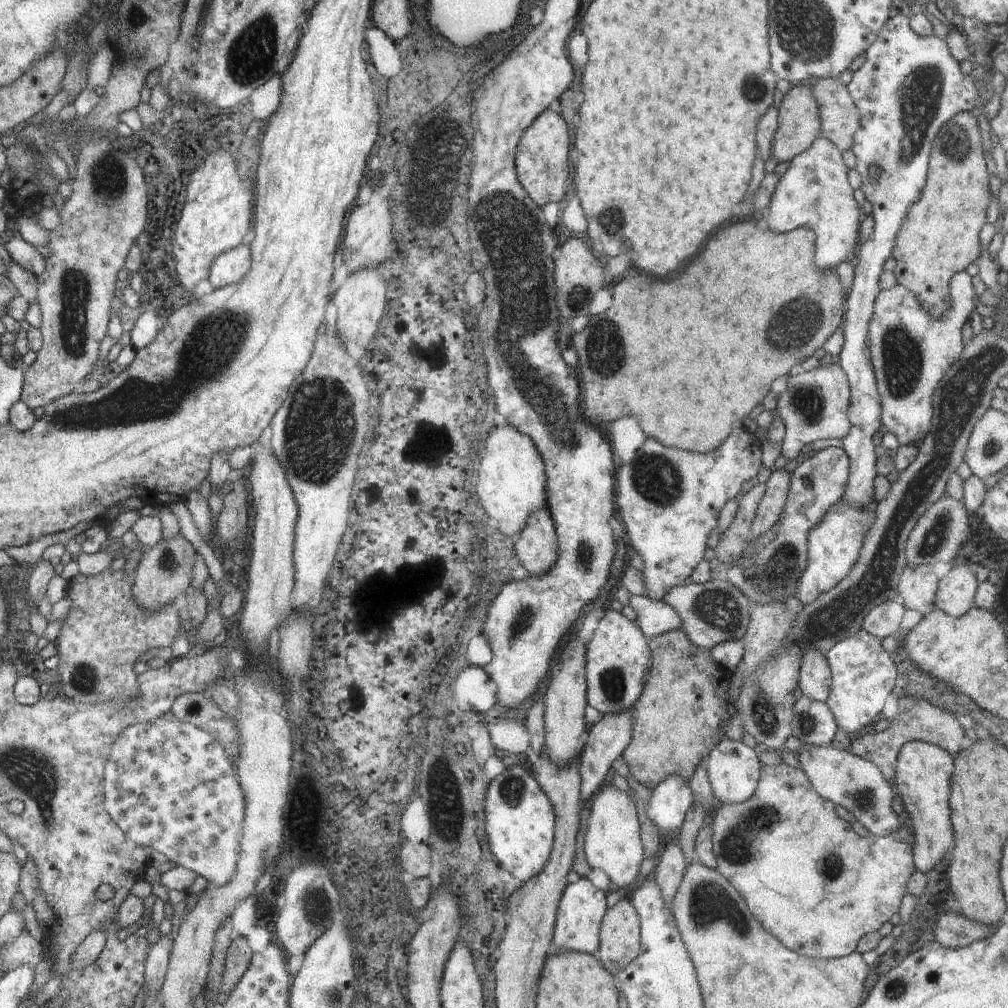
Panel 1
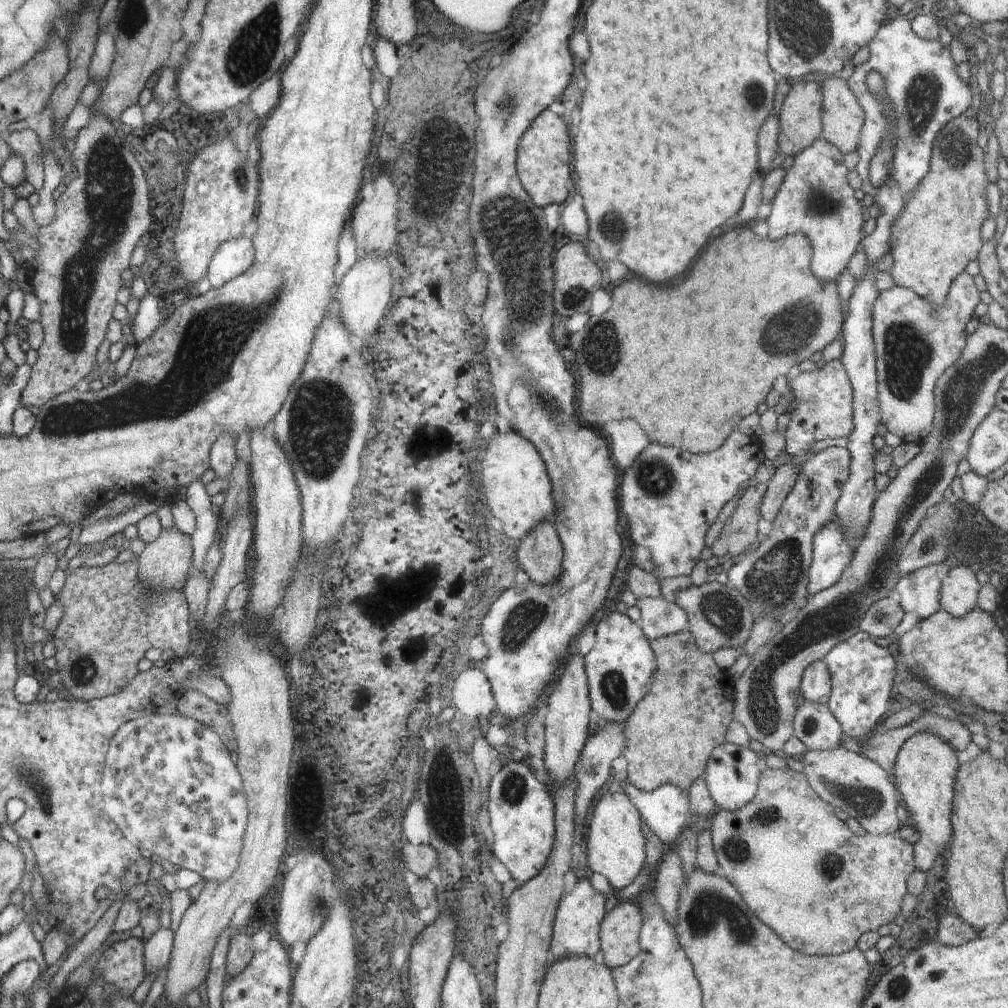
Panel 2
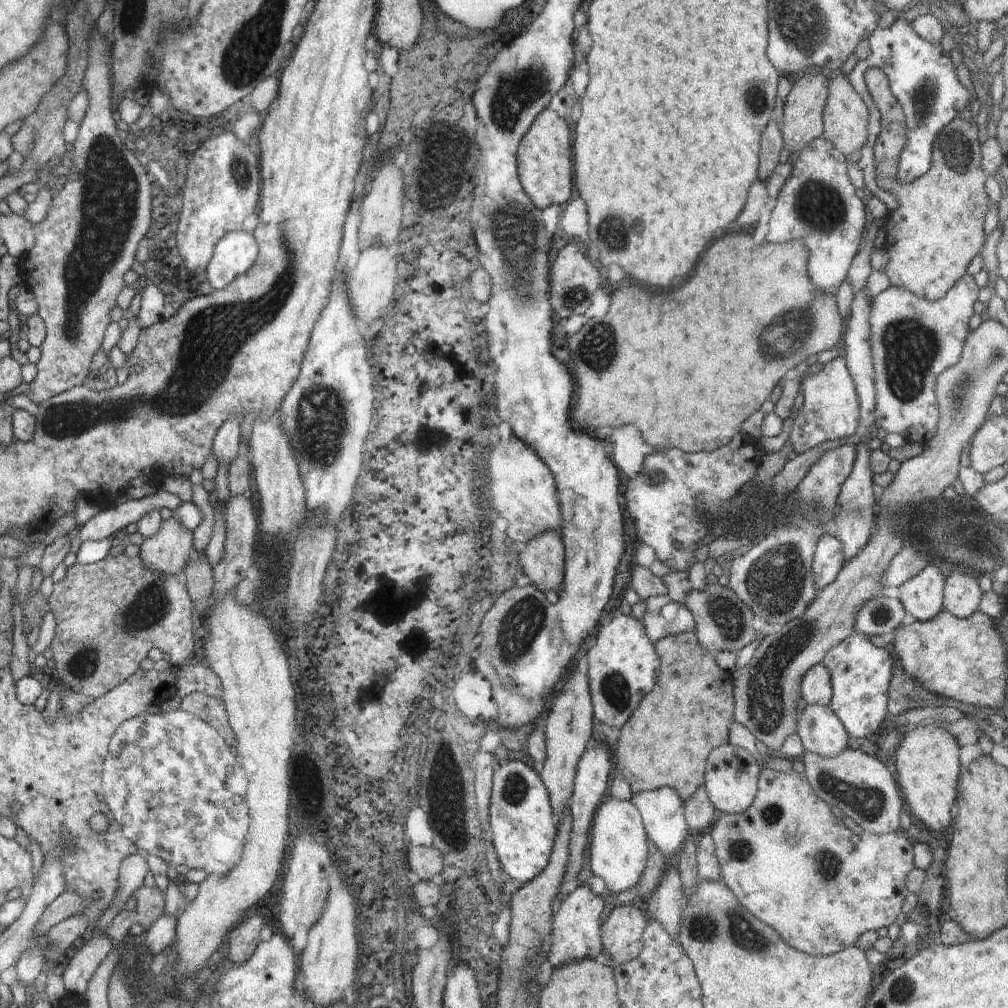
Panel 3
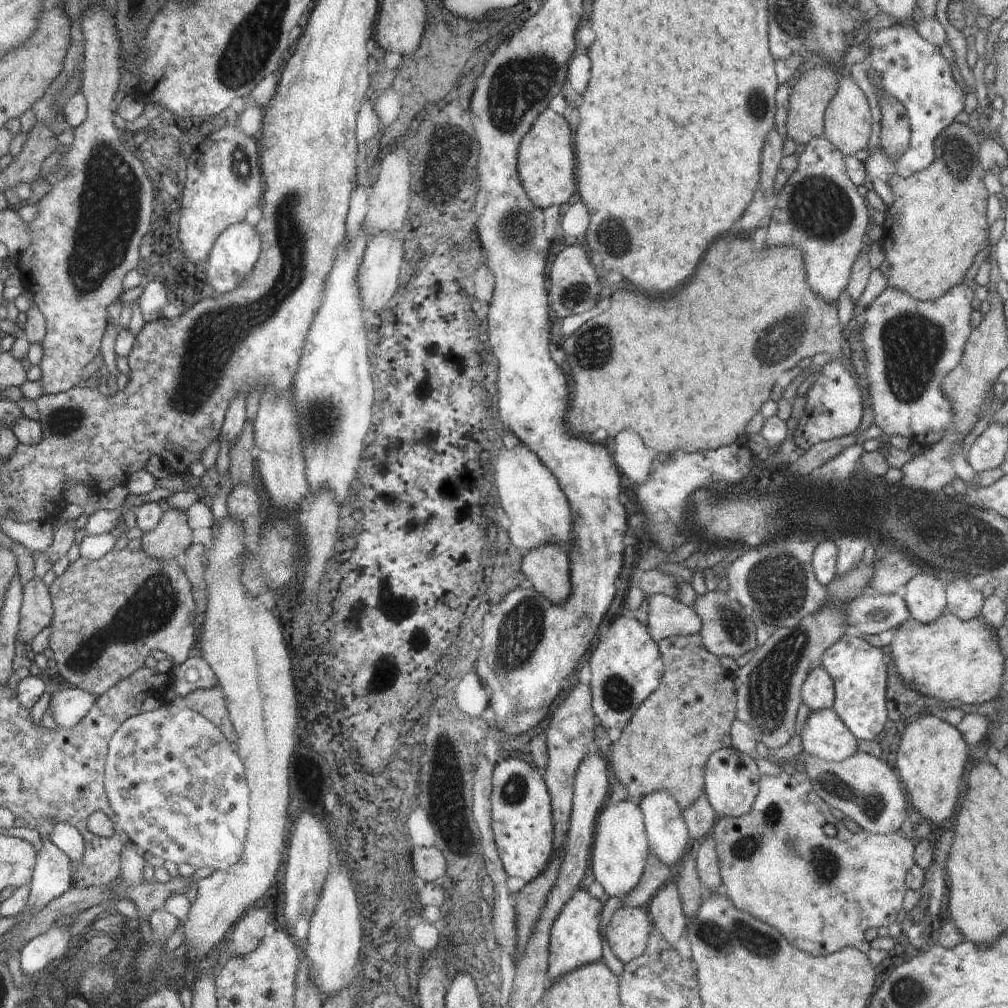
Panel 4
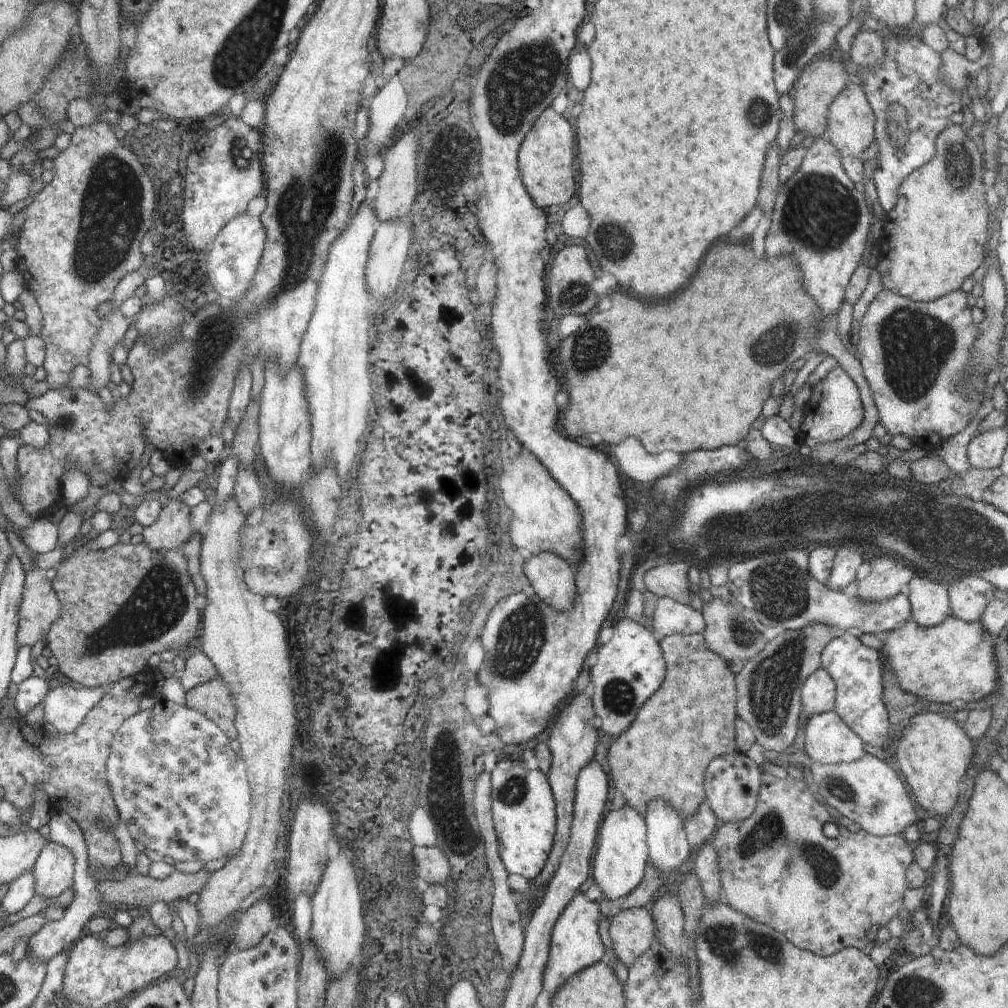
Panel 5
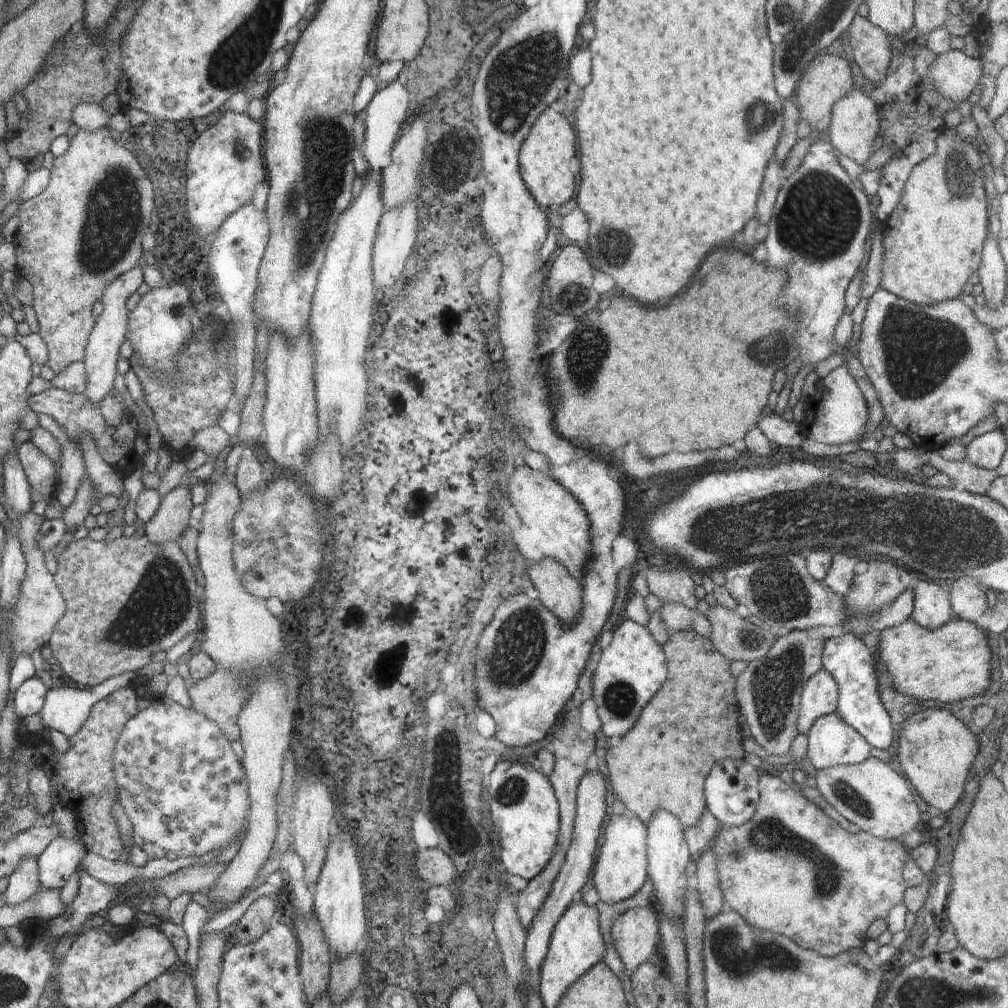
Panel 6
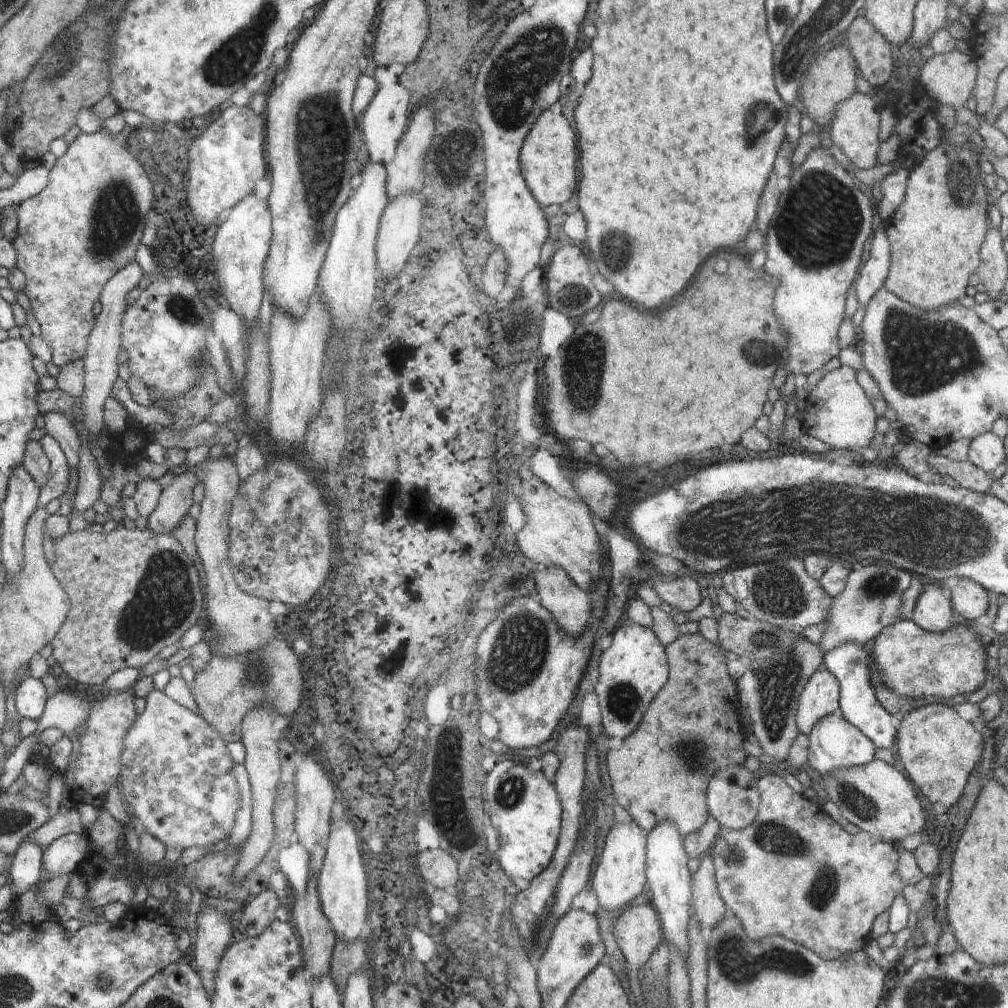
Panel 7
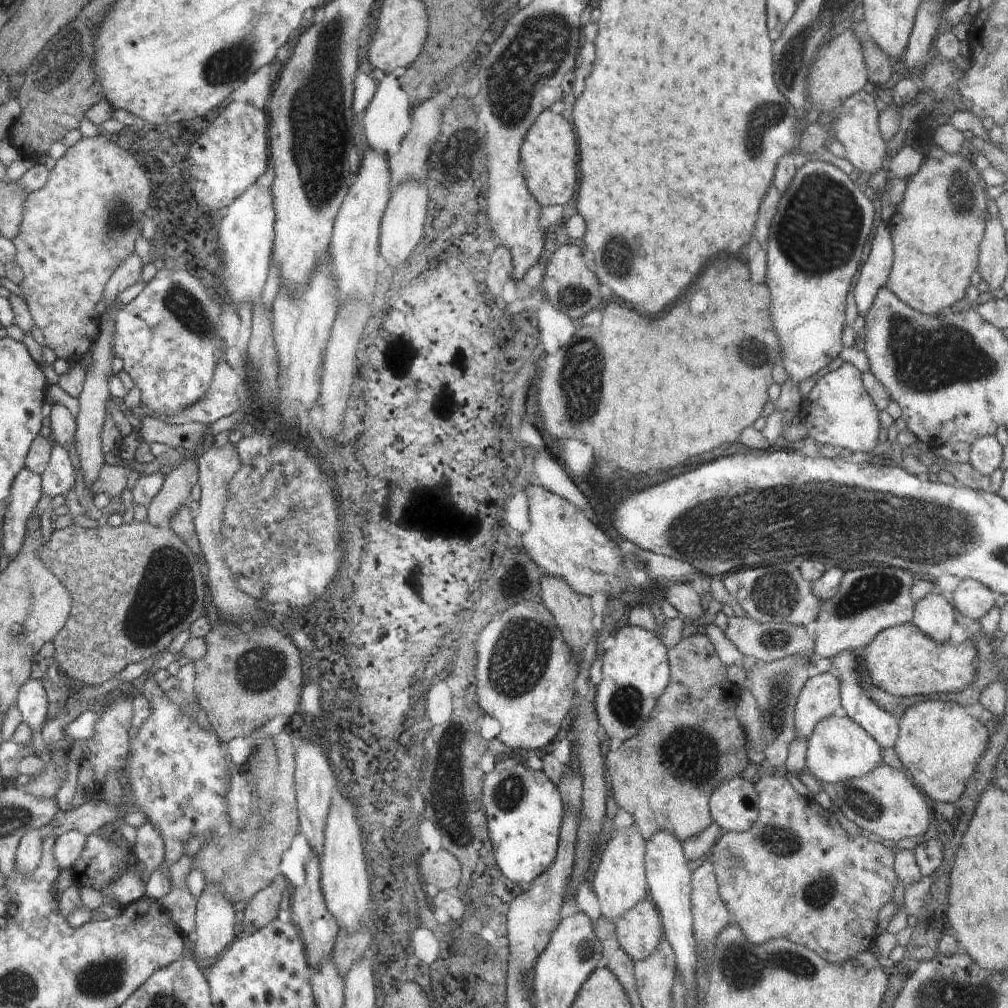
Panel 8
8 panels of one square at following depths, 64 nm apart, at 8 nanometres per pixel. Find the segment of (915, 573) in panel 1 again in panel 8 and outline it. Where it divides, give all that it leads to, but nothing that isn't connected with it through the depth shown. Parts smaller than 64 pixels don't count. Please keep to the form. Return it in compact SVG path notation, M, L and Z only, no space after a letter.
M939 592L926 594L915 603L911 622L935 642L949 642L956 622L954 607Z

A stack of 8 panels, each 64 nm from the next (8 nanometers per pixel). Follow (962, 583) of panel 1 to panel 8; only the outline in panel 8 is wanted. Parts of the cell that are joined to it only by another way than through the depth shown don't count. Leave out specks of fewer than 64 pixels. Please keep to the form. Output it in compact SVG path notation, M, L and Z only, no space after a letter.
M961 579L952 593L956 610L972 620L980 620L991 608L996 606L1000 593L995 593L988 586L974 579Z

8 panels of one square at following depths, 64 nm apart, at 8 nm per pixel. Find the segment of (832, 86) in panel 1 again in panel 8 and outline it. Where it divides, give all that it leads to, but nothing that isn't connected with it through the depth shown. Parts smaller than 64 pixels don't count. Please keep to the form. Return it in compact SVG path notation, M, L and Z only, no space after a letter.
M863 89L849 96L848 100L842 103L842 111L831 124L831 131L834 131L835 140L840 142L845 150L845 158L852 163L855 170L862 174L878 172L886 159L886 141L882 139L879 129L879 111L876 108L876 100L872 93Z

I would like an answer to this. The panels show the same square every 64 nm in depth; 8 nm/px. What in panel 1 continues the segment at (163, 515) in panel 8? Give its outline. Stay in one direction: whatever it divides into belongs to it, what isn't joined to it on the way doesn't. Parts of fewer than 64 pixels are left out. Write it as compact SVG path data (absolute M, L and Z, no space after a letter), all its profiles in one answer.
M174 536L170 540L162 539L160 544L149 548L141 556L134 573L132 598L144 612L160 612L172 603L182 603L190 591L193 577L192 568L198 554L194 546L184 536Z

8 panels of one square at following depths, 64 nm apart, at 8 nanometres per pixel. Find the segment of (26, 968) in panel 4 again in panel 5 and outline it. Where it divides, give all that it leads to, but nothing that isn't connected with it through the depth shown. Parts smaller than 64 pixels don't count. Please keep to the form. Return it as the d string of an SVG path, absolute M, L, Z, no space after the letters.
M51 811L50 815L48 840L50 842L60 843L60 846L68 848L74 854L76 862L74 862L75 873L73 876L74 902L64 909L64 916L60 920L46 922L46 926L42 930L39 930L26 941L26 956L32 962L44 962L44 964L48 964L54 956L62 951L68 953L74 941L78 940L78 937L84 934L86 923L91 917L98 914L100 908L102 908L102 904L104 904L102 894L100 894L100 888L98 888L100 882L96 882L88 872L87 844L84 842L79 824L76 824L76 821L72 820L66 812L56 813Z

